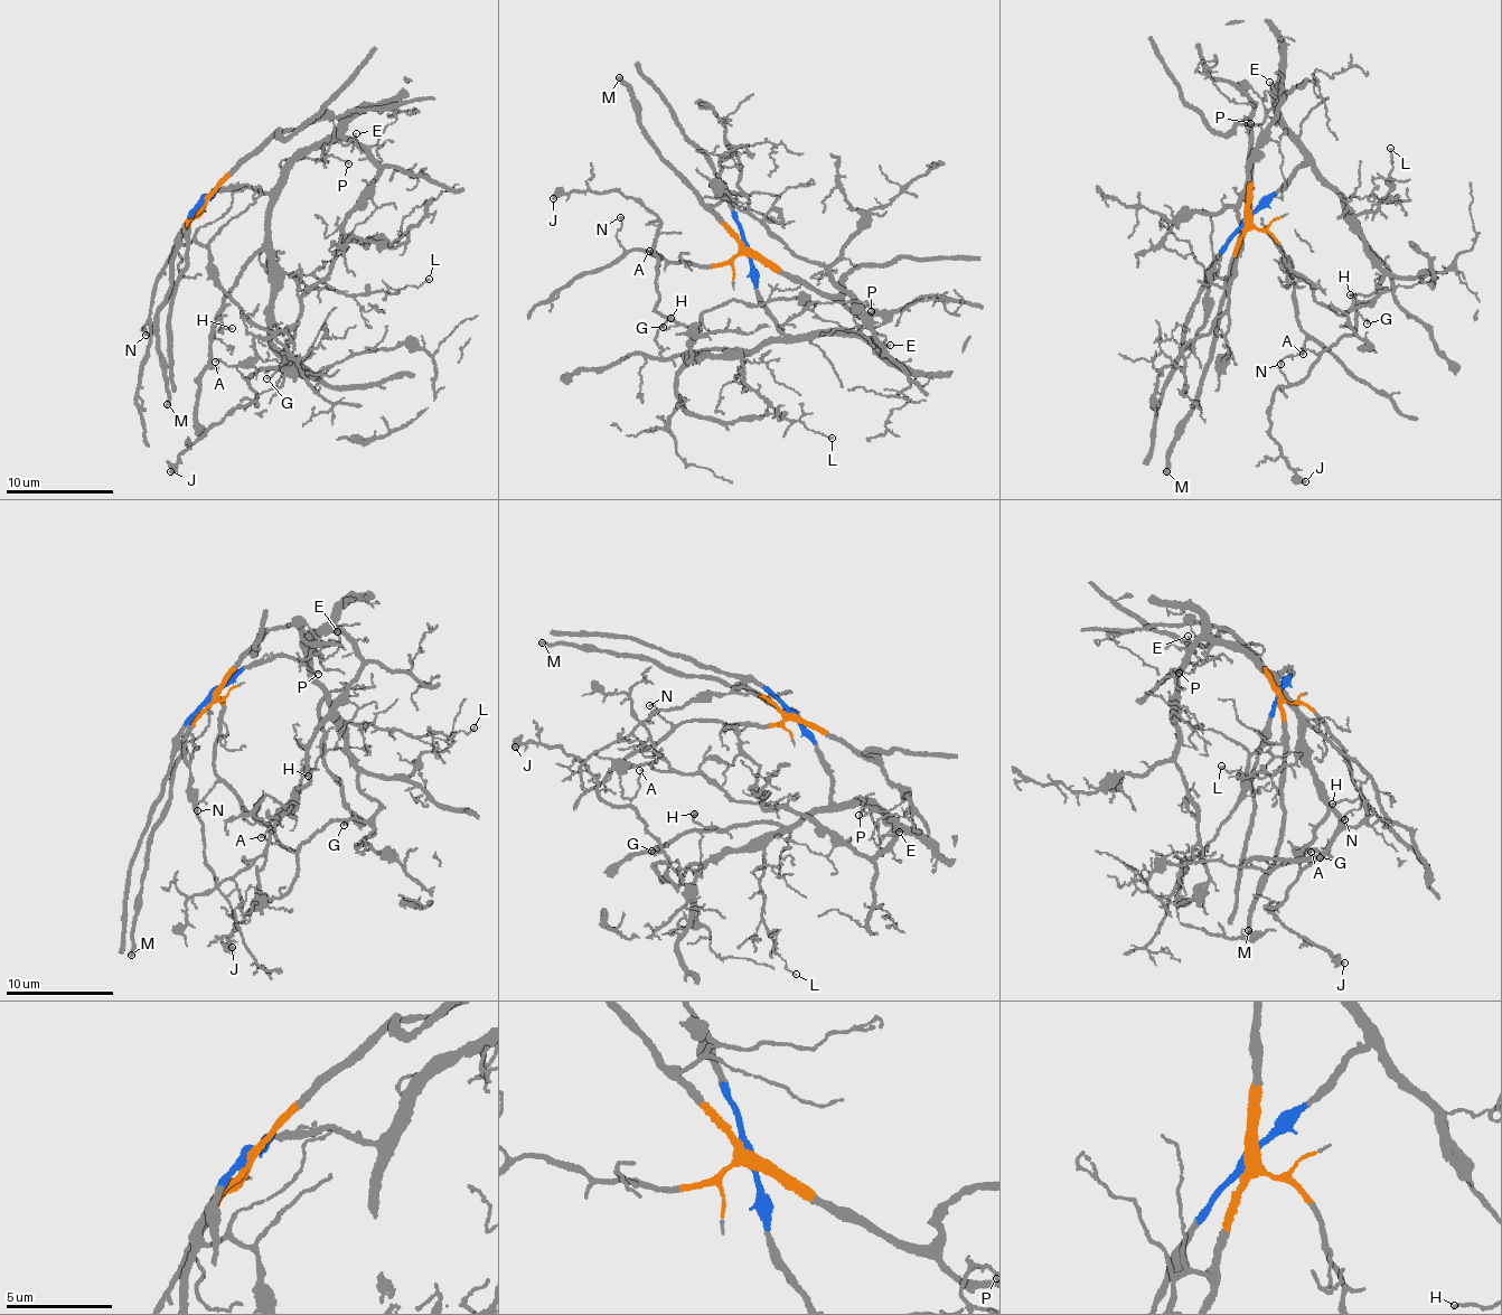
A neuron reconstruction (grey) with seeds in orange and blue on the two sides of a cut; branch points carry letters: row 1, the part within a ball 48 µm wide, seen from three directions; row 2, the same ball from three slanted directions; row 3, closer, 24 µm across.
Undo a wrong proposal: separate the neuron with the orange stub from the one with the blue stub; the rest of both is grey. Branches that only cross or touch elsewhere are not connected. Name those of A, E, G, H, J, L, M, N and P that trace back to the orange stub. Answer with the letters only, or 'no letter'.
E, M, N

